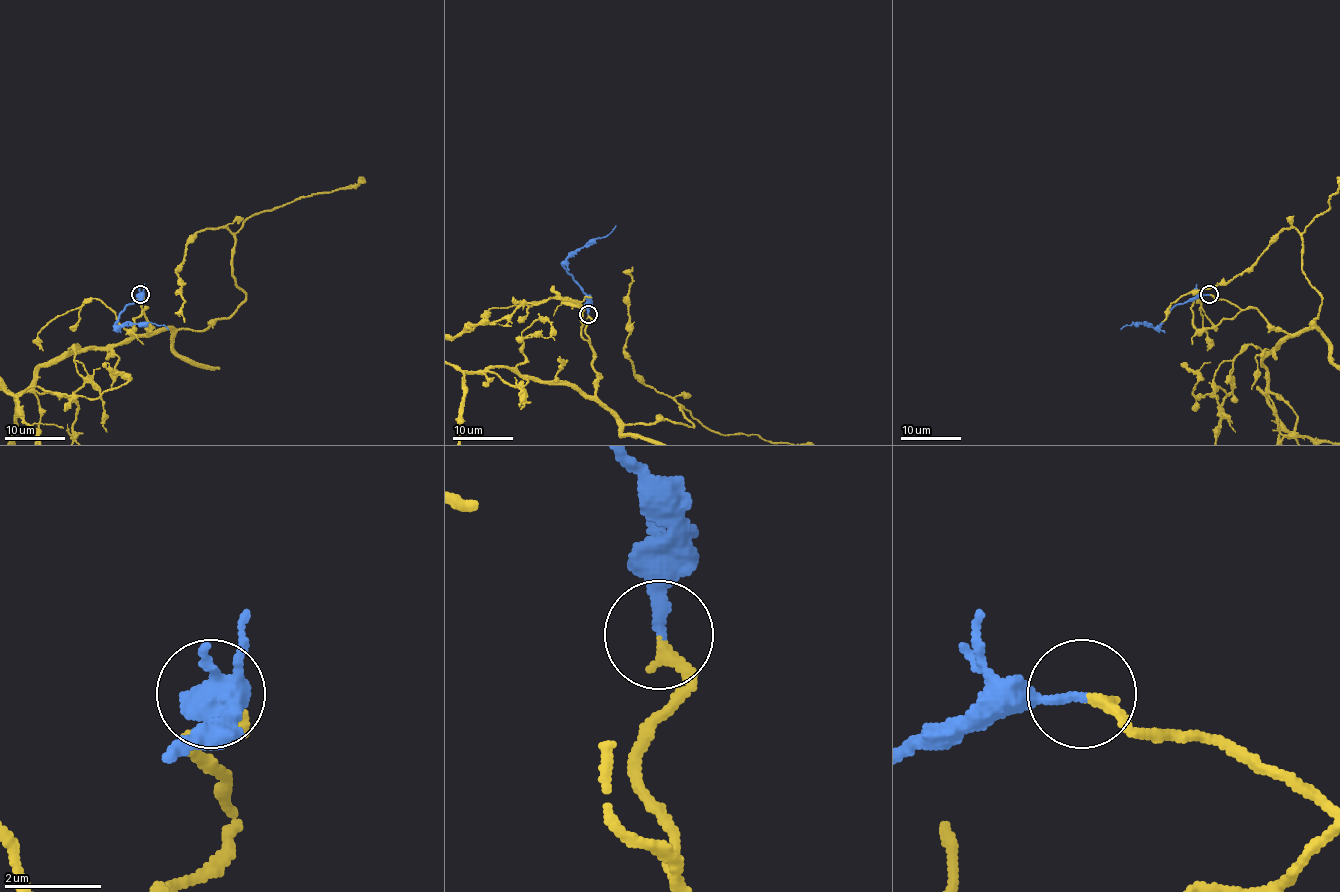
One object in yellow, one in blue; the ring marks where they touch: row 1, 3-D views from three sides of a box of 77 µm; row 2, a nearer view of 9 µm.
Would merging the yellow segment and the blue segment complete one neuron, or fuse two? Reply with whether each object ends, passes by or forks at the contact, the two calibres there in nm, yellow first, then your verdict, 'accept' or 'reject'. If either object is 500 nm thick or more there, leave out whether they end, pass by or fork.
yellow ends there; blue ends there; 240 nm thick on the yellow side, 200 nm on the other; accept

